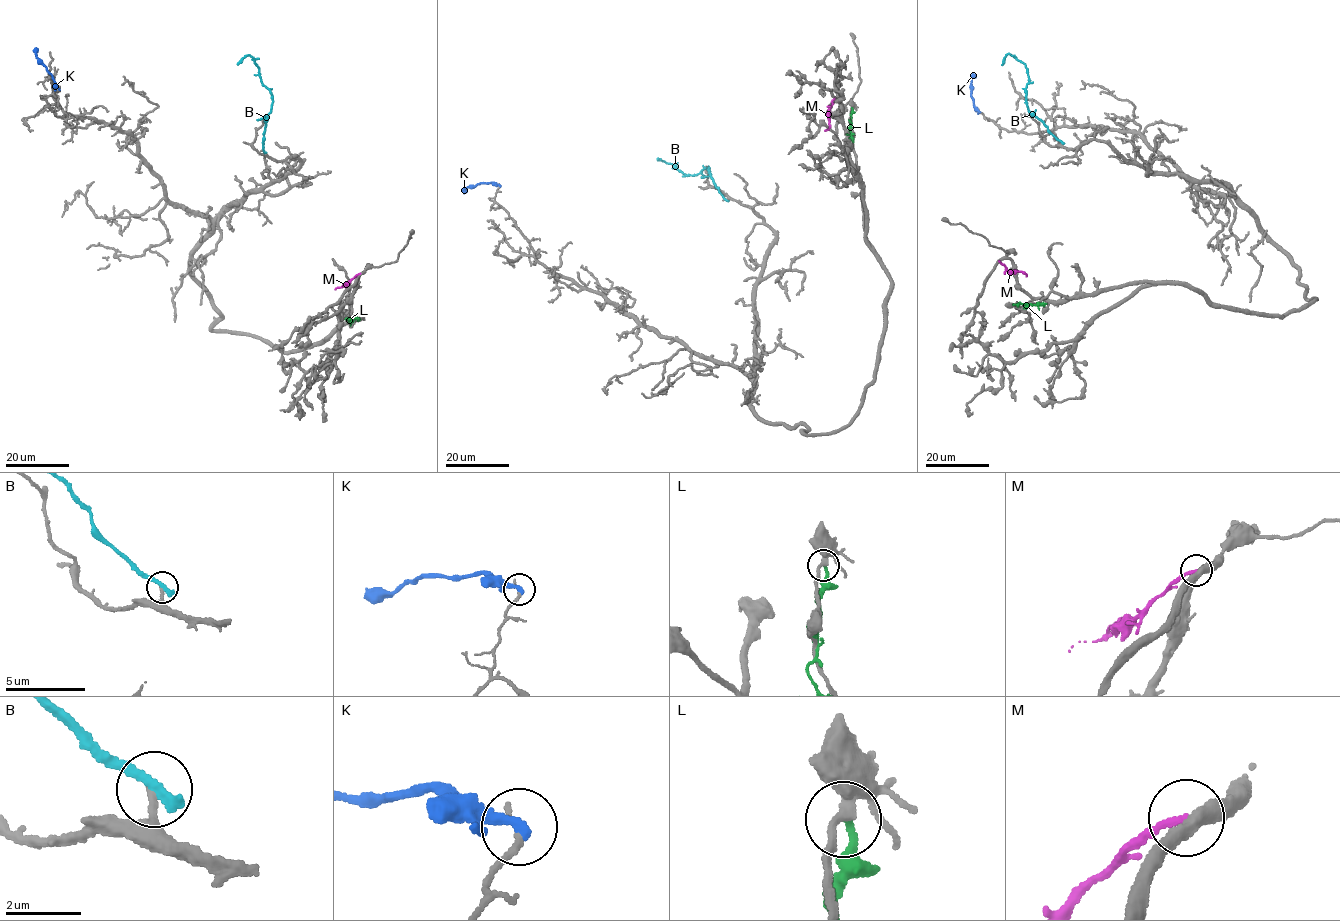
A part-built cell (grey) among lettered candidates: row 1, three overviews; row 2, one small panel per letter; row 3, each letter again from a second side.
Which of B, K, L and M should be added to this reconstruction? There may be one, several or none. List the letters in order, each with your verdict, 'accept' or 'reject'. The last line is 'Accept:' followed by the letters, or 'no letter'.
B: reject
K: reject
L: reject
M: reject
Accept: no letter

